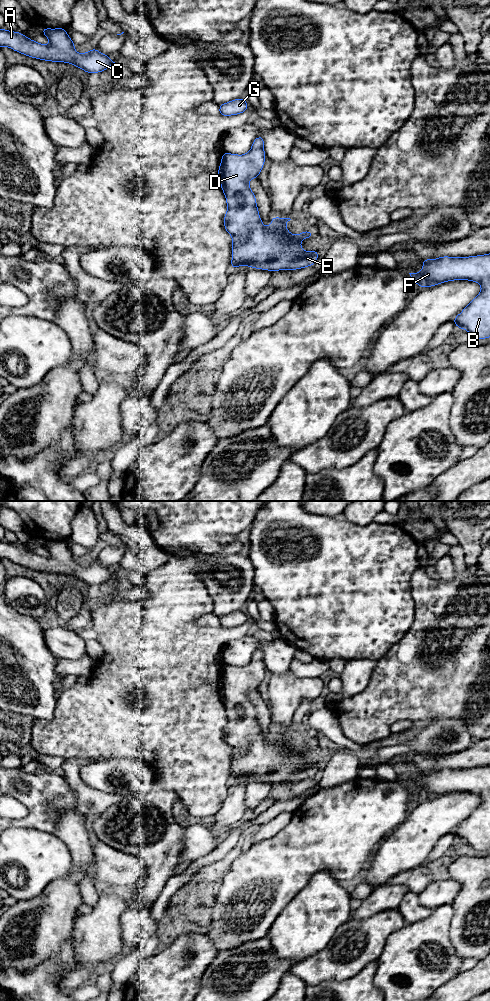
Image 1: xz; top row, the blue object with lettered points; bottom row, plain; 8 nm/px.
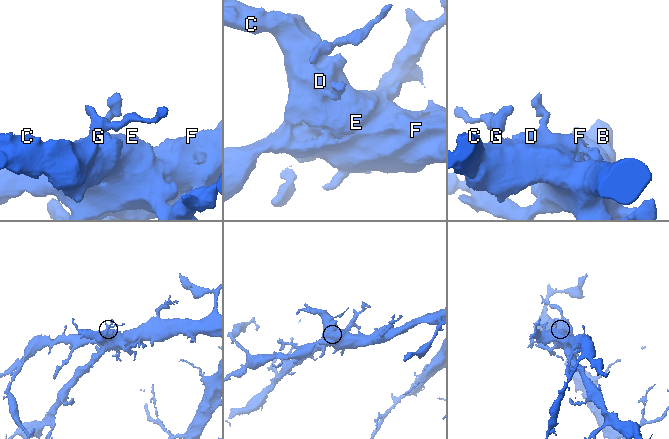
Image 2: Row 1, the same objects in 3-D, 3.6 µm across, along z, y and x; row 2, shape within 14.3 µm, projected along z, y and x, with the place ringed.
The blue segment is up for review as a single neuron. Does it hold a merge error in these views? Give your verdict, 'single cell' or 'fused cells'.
single cell

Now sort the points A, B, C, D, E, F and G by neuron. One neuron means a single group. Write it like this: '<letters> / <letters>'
A B C D E F G

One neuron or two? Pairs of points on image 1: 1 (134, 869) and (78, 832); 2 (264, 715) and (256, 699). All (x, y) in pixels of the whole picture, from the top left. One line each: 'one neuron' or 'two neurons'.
1: two neurons
2: one neuron

